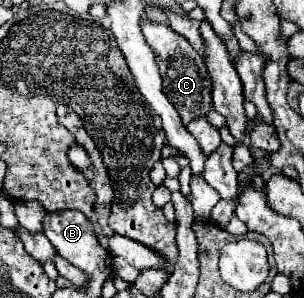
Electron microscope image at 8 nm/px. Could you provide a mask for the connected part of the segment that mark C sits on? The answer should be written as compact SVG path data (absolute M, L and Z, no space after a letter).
M140 19L140 29L160 65L158 69L164 81L164 93L172 101L172 105L176 105L176 111L180 113L184 125L188 125L192 117L204 117L212 107L212 81L210 81L204 59L192 49L188 39L184 39L180 33L176 33L164 23Z

